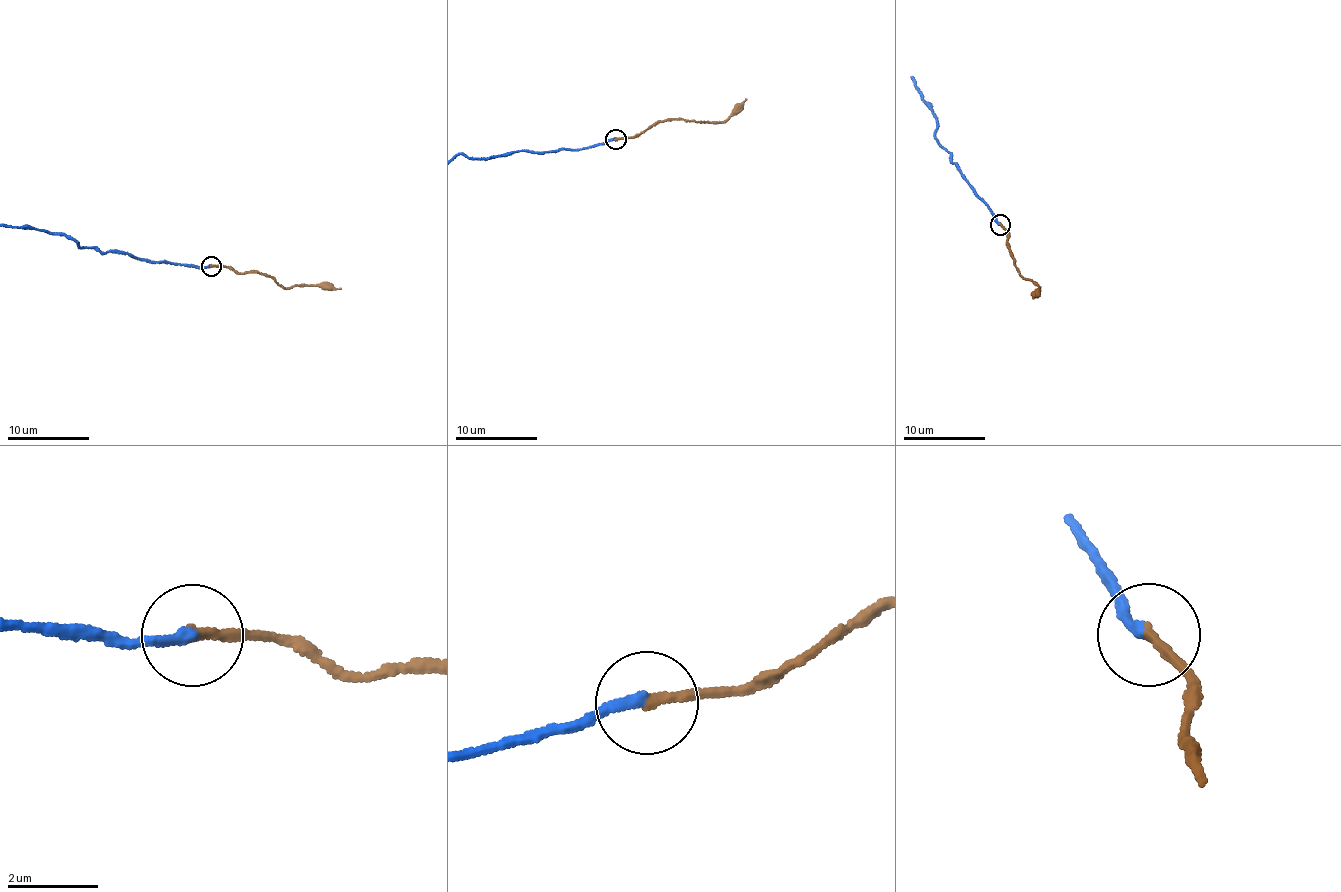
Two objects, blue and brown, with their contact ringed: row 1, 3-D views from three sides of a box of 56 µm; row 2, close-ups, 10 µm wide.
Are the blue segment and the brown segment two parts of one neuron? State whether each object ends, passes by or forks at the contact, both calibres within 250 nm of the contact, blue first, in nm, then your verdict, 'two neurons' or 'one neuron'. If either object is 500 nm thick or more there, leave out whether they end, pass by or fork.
blue ends; brown ends; calibres 240 and 220 nm; one neuron

